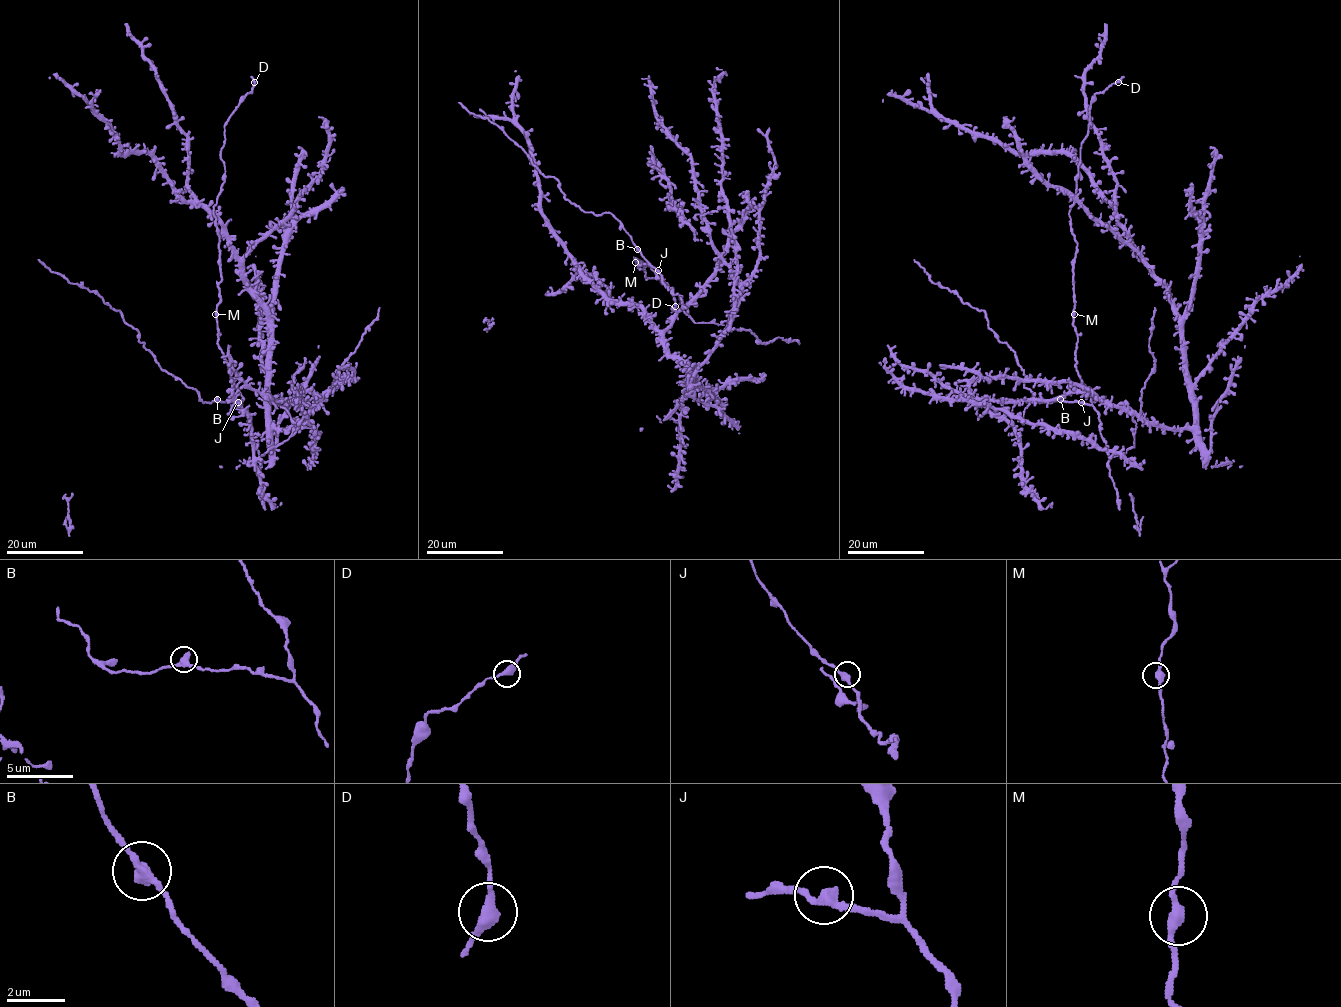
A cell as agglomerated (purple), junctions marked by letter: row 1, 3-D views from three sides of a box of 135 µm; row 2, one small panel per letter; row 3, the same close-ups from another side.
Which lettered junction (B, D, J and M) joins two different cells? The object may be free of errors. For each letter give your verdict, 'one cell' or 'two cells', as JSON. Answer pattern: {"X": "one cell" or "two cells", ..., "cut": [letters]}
{"B": "one cell", "D": "one cell", "J": "one cell", "M": "one cell", "cut": []}

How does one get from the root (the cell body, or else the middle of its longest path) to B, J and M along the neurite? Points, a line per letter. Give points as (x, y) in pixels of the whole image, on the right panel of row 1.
B: (1180, 428), (1162, 429), (1134, 415), (1134, 446), (1124, 454), (1110, 456), (1096, 409), (1060, 399)
J: (1180, 428), (1162, 429), (1134, 415), (1134, 446), (1124, 454), (1110, 456), (1100, 431), (1098, 412), (1081, 402)
M: (1180, 428), (1162, 429), (1134, 415), (1134, 446), (1124, 454), (1109, 455), (1090, 391), (1076, 368), (1074, 314)

